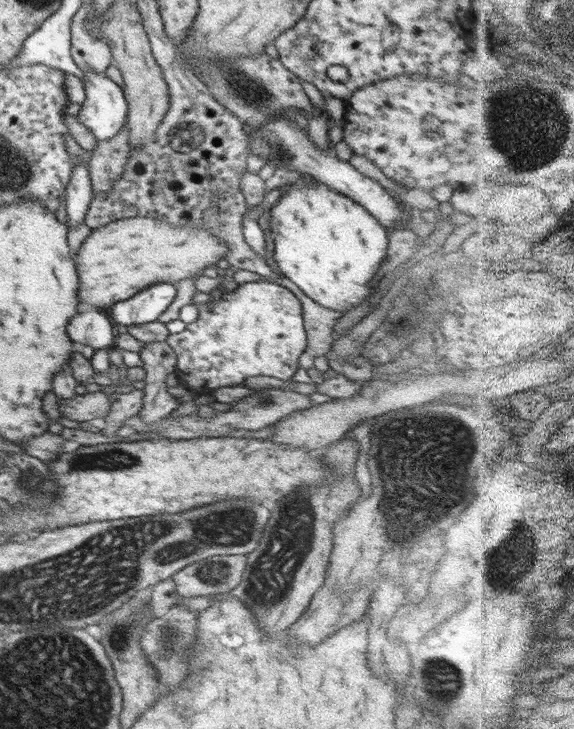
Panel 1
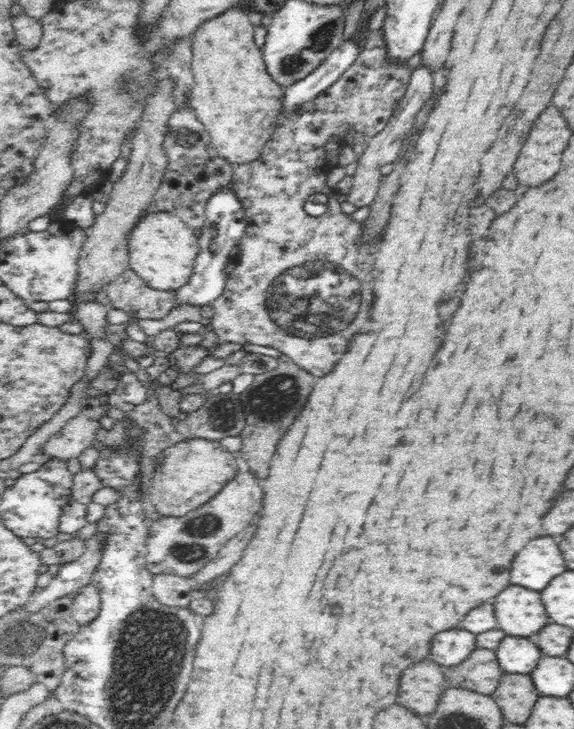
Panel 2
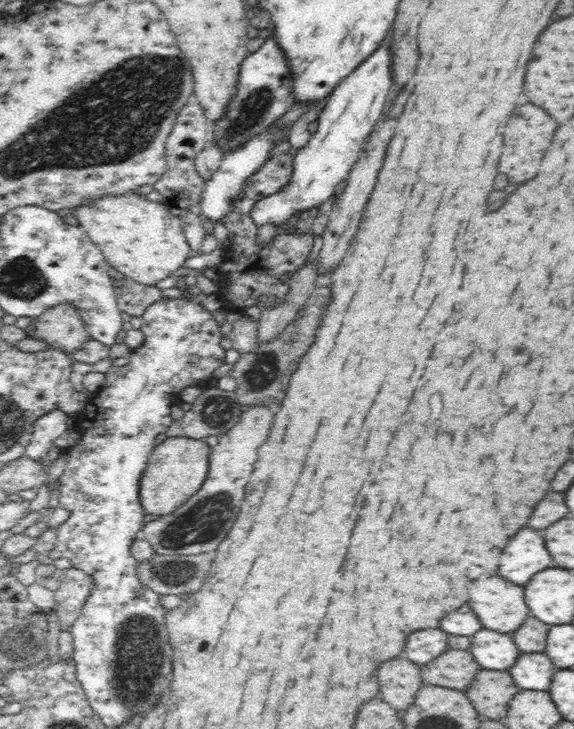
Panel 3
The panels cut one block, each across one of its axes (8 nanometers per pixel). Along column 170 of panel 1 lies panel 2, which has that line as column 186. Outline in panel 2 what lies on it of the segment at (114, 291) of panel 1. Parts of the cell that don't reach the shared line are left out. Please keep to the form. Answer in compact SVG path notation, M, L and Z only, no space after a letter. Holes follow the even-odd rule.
M150 209L127 237L129 268L156 290L176 291L192 276L194 263L200 252L197 240L194 230L182 217Z

